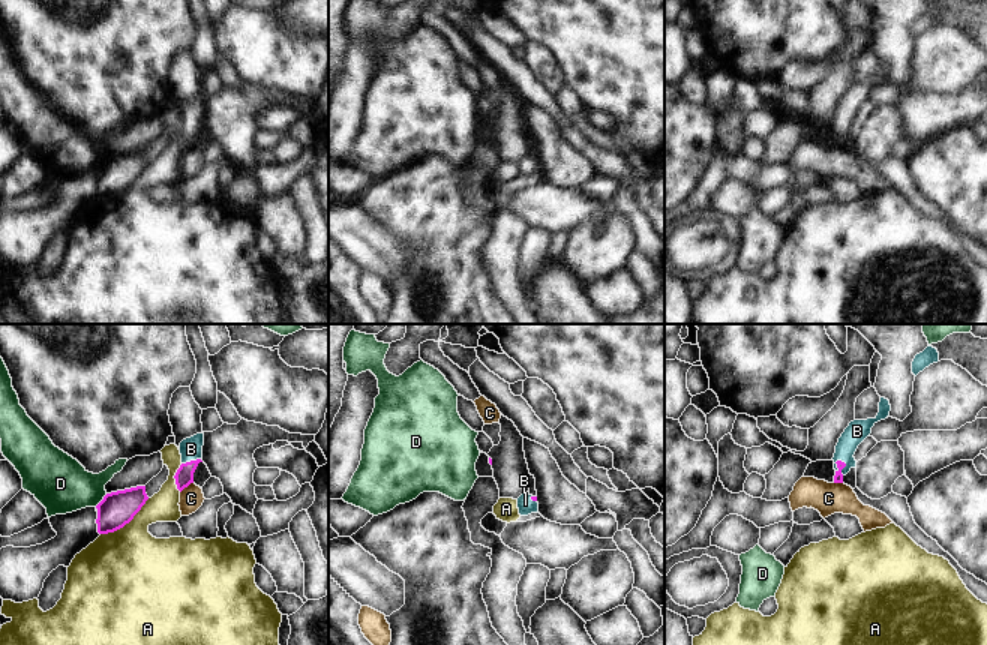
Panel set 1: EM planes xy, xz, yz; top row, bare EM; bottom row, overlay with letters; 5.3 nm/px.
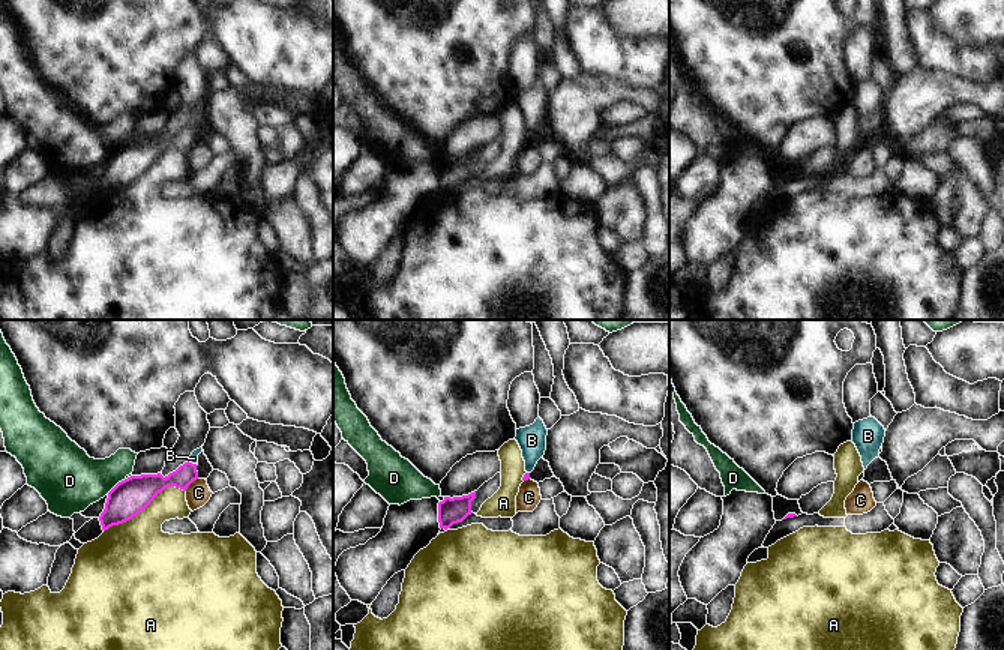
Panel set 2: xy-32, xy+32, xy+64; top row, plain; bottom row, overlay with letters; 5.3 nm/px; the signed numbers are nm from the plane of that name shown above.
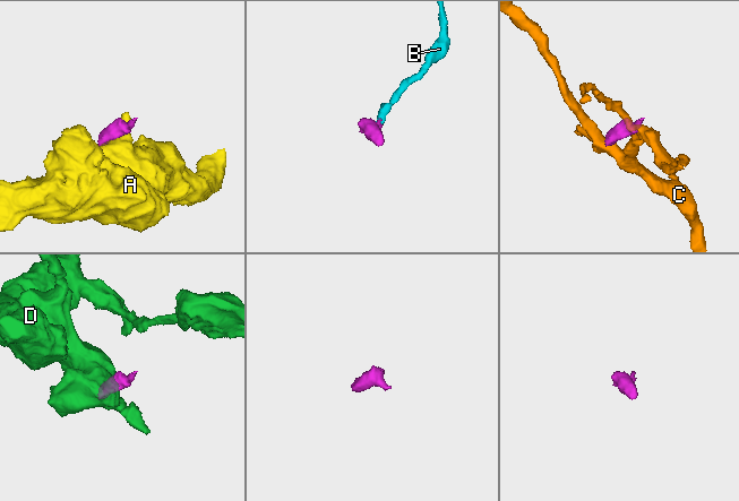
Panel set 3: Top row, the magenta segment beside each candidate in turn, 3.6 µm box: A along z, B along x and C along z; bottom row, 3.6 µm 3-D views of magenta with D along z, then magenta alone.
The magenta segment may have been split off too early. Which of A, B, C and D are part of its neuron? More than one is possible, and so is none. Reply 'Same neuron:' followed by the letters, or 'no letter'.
Same neuron: B

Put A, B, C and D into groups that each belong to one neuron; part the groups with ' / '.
A / B / C / D

